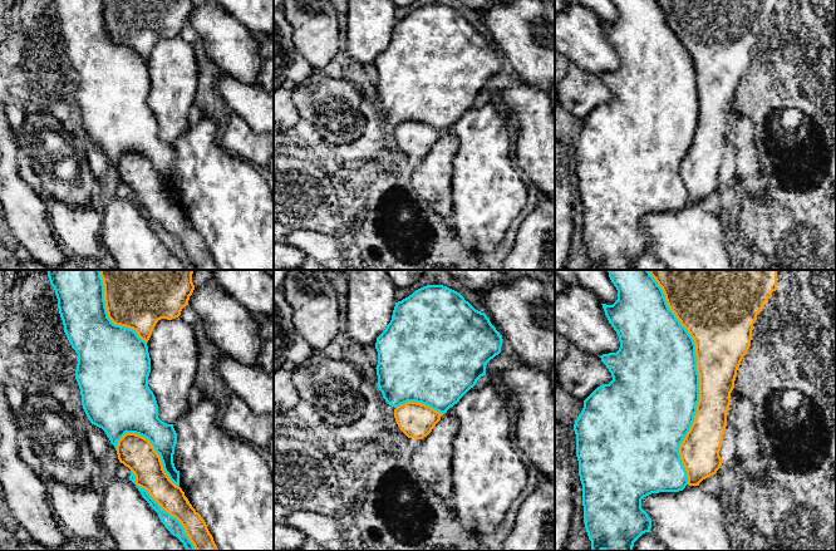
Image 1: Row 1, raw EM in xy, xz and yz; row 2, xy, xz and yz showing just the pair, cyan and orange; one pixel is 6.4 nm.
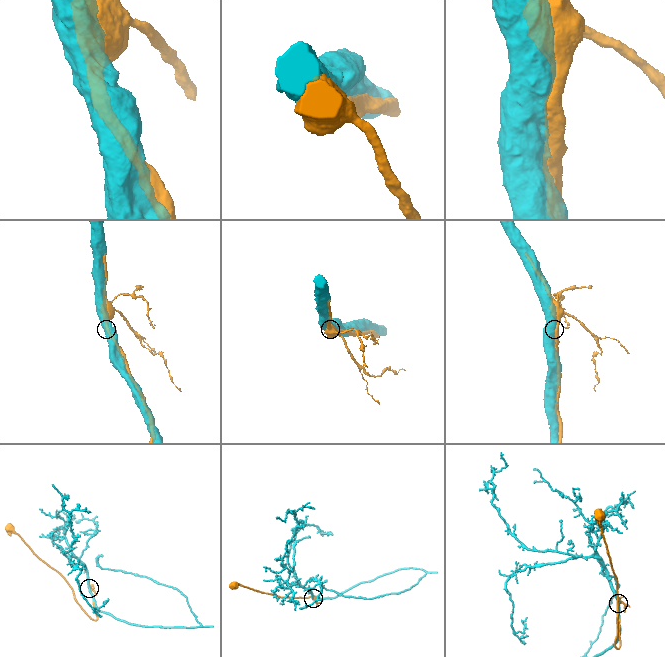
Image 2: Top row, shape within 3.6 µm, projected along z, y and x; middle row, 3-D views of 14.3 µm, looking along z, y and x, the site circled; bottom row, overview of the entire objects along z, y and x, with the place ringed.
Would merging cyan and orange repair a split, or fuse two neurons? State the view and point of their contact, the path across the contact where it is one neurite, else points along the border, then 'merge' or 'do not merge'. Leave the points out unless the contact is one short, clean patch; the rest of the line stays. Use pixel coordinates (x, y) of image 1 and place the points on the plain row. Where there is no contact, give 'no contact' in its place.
yz (698, 102) | merge

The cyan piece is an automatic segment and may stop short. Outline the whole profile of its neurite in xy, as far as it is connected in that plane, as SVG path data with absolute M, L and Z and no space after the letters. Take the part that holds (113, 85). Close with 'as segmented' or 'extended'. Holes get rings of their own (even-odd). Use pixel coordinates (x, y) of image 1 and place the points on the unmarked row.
M50 0L50 4L55 9L64 51L78 73L75 98L88 138L105 151L115 169L126 152L147 157L159 173L164 191L180 206L180 190L173 182L177 152L173 143L158 137L158 123L148 105L151 77L147 62L136 49L115 44L108 36L103 0Z; as segmented

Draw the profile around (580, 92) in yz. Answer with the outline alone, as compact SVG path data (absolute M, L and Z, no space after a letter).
M570 63L557 89L557 100L567 112L585 119L598 105L611 99L611 92L600 75Z

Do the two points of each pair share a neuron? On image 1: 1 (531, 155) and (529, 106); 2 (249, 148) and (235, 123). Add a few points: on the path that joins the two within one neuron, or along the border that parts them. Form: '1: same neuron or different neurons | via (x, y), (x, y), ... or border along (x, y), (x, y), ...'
1: same neuron | via (531, 142), (531, 118)
2: same neuron | via (244, 142), (237, 136), (237, 129)

